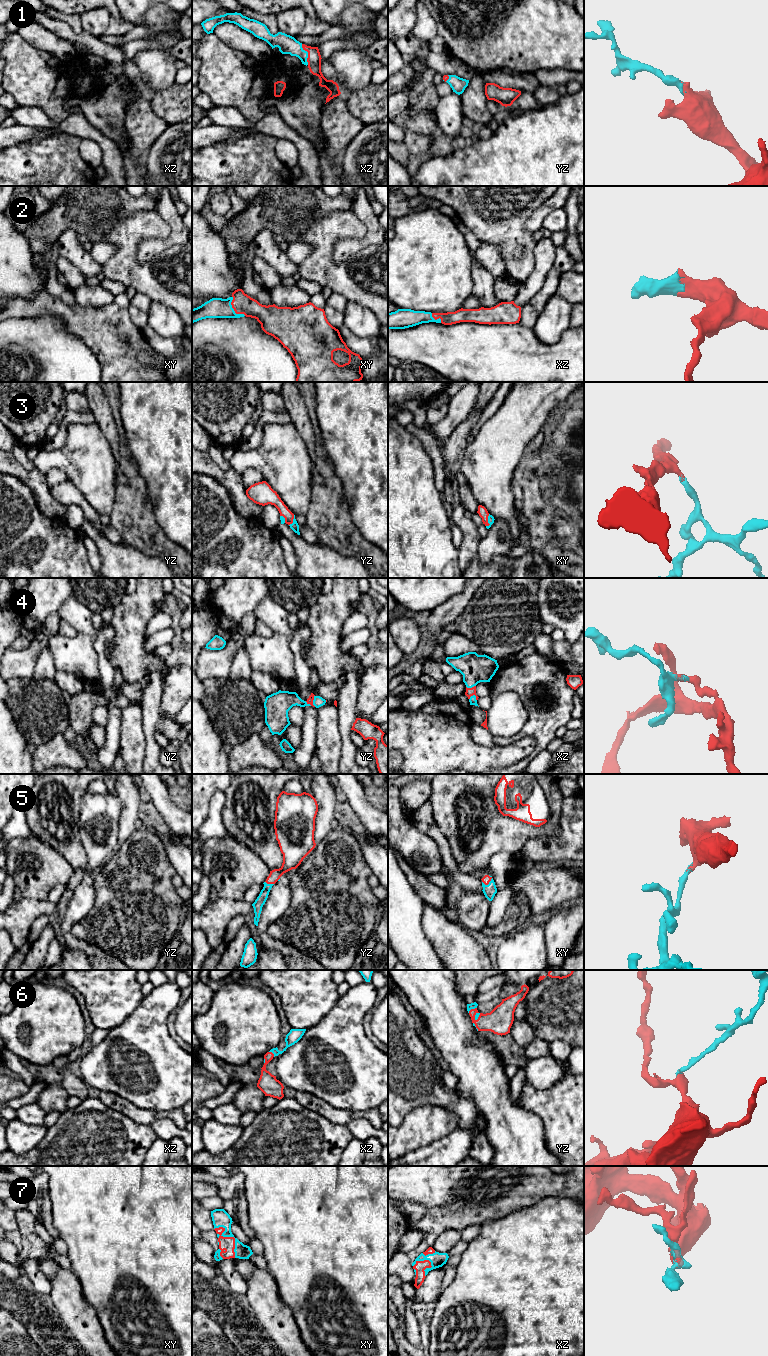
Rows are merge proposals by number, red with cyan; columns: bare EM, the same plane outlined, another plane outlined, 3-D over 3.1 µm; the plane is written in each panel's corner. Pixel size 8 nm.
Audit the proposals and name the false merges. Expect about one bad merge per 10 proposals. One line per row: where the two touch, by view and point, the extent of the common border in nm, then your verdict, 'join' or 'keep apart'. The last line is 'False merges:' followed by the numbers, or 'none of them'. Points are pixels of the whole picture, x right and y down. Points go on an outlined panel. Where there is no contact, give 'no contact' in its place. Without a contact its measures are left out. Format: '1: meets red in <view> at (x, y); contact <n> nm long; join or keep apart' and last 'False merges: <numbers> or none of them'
1: meets red in xz at (308, 54); contact 180 nm long; join
2: meets red in xy at (233, 308); contact 190 nm long; join
3: meets red in xy at (487, 521); contact 110 nm long; join
4: meets red in yz at (312, 702); contact 100 nm long; join
5: meets red in xy at (490, 880); contact 90 nm long; join
6: meets red in yz at (472, 1009); contact 80 nm long; join
7: meets red in xy at (230, 1237); contact 300 nm long; join
False merges: none of them

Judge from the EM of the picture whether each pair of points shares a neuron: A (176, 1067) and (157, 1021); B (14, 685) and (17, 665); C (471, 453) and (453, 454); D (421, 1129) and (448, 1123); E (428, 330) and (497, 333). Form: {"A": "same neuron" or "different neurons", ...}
{"A": "same neuron", "B": "different neurons", "C": "different neurons", "D": "same neuron", "E": "same neuron"}

